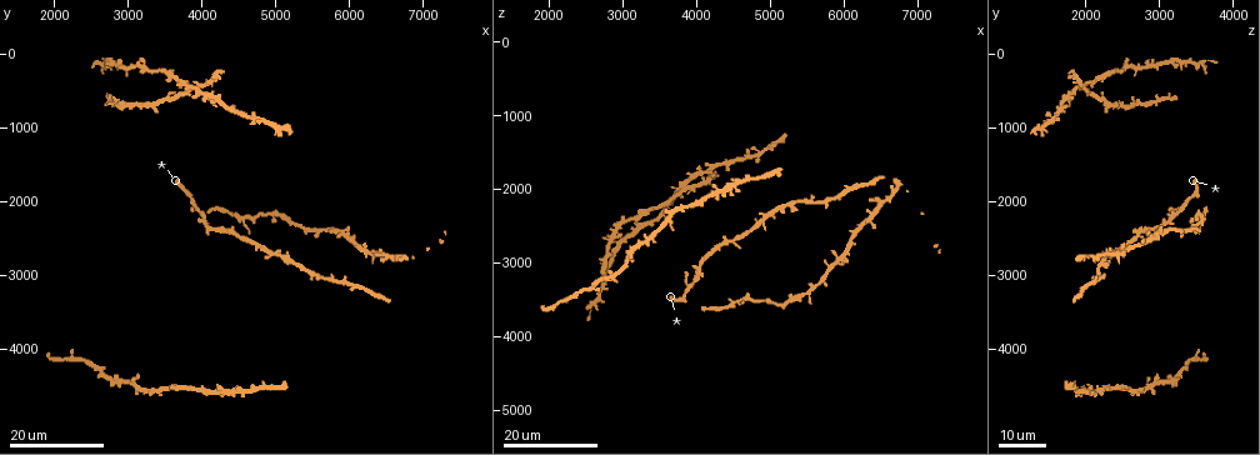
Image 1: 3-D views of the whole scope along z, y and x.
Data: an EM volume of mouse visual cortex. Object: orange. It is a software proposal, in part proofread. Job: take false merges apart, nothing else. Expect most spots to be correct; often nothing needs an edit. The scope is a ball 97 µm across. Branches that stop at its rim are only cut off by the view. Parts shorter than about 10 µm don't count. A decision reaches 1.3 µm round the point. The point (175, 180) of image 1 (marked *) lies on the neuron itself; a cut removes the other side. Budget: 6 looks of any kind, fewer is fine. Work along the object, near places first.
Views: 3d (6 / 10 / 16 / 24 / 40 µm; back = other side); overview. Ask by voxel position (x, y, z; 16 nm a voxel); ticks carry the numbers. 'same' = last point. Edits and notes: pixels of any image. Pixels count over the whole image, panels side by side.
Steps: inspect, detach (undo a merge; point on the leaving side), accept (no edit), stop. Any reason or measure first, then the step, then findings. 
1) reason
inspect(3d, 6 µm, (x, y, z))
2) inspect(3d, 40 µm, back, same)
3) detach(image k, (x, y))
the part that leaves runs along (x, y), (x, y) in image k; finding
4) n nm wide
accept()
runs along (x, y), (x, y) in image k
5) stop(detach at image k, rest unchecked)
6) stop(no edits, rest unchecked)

thin neck
inspect(3d, 16 µm, (2800, 600, 2900))

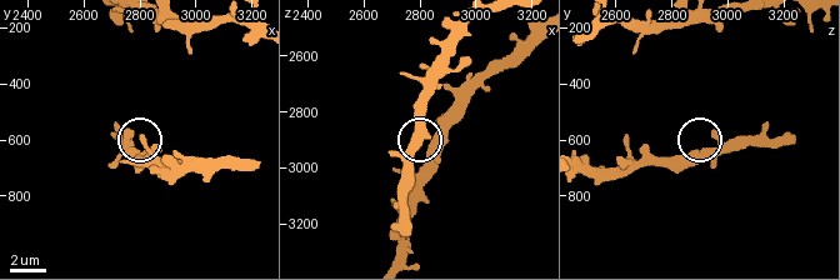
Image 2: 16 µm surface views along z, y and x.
inspect(3d, 6 µm, (2770, 650, 2910))

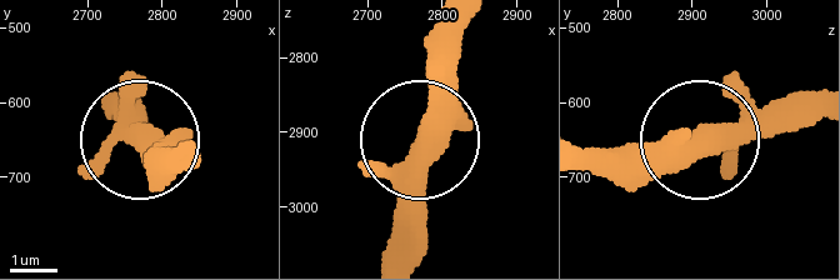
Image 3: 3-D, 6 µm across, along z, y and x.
accept()
continuous, no second neuron

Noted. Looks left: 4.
four or more arms meet
inspect(3d, 24 µm, (3300, 700, 2250))

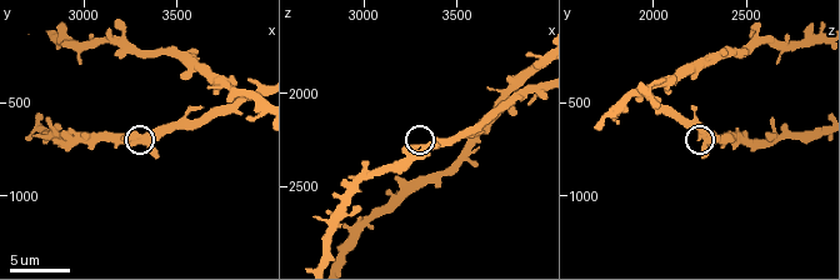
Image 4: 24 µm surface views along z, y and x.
inspect(3d, 10 µm, (3360, 700, 2280))

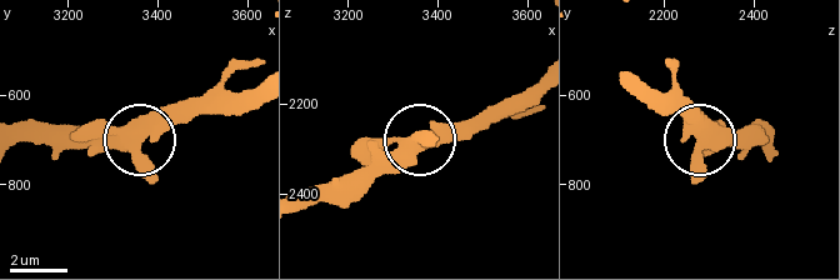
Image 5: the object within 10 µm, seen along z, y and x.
closer look
inspect(3d, 6 µm, (3355, 715, 2275))

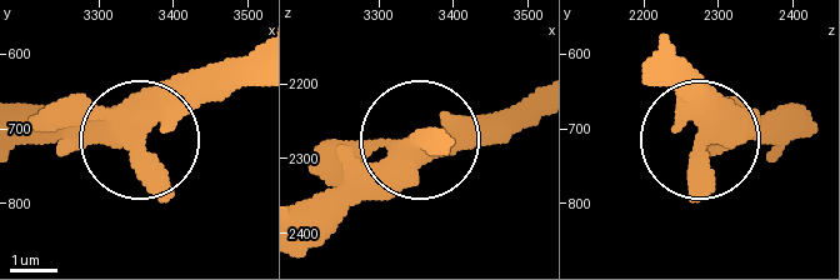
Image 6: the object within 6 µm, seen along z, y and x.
side arm 52 µm
accept()
all the same neuron

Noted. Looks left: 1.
stop(no edits, rest unchecked)

